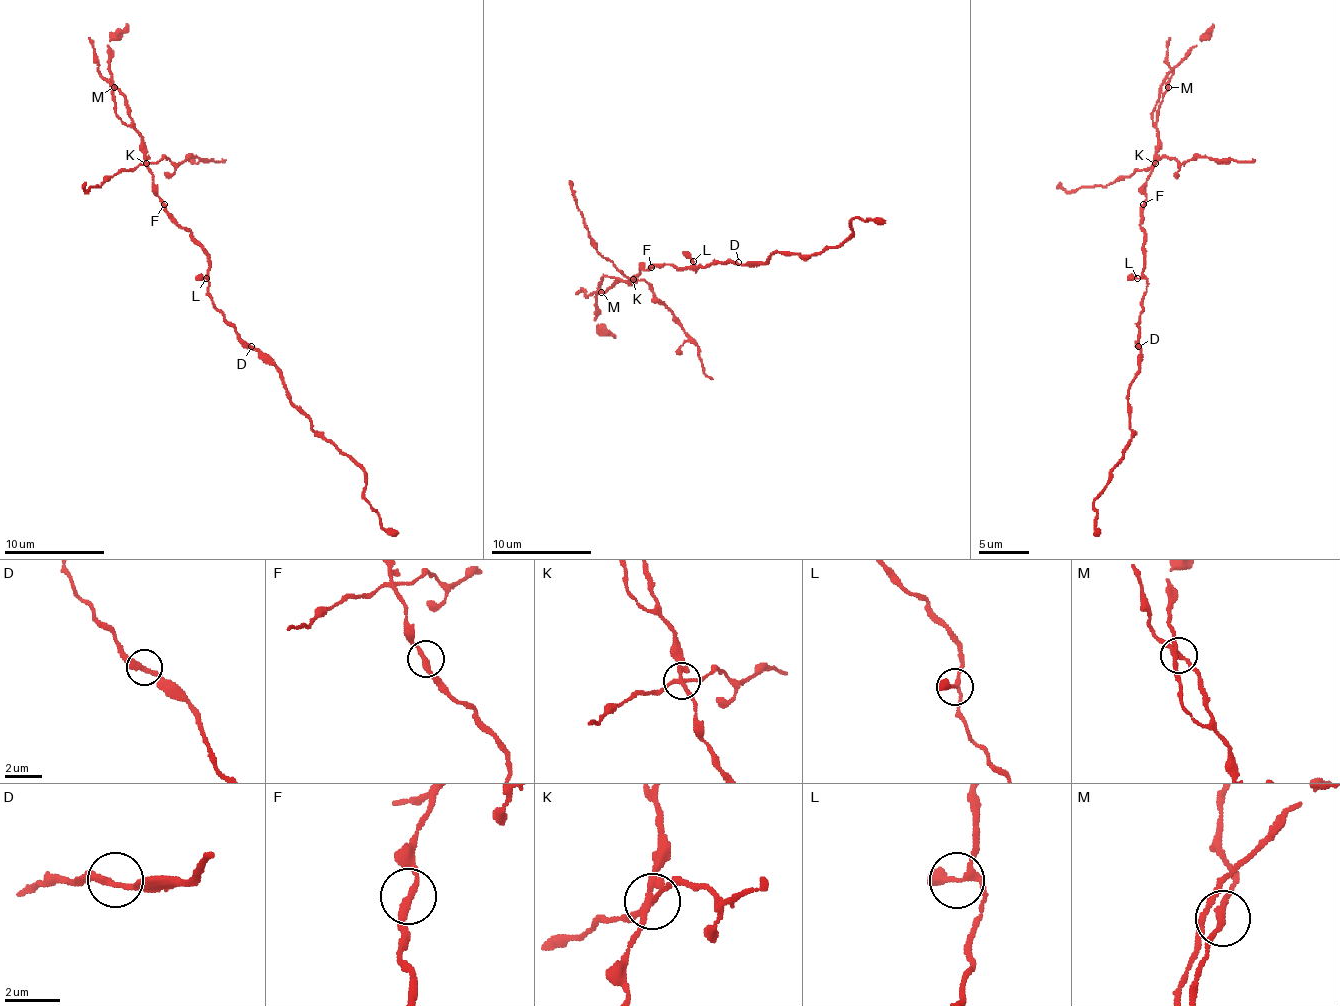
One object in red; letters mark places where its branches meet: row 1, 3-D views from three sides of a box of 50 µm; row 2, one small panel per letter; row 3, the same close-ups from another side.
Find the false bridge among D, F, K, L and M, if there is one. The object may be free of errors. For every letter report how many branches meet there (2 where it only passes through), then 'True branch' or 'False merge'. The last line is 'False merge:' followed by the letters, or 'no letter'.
D: Branches: 2. True branch
F: Branches: 2. True branch
K: Branches: 4. False merge
L: Branches: 3. True branch
M: Branches: 4. True branch
False merge: K

